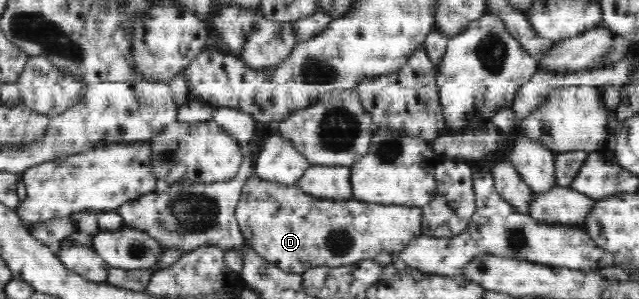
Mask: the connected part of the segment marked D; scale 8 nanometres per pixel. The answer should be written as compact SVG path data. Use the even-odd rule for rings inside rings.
M254 173L235 208L245 242L278 268L303 276L318 266L346 266L362 260L390 264L414 238L422 237L422 217L421 207L316 198L295 184L262 180Z

